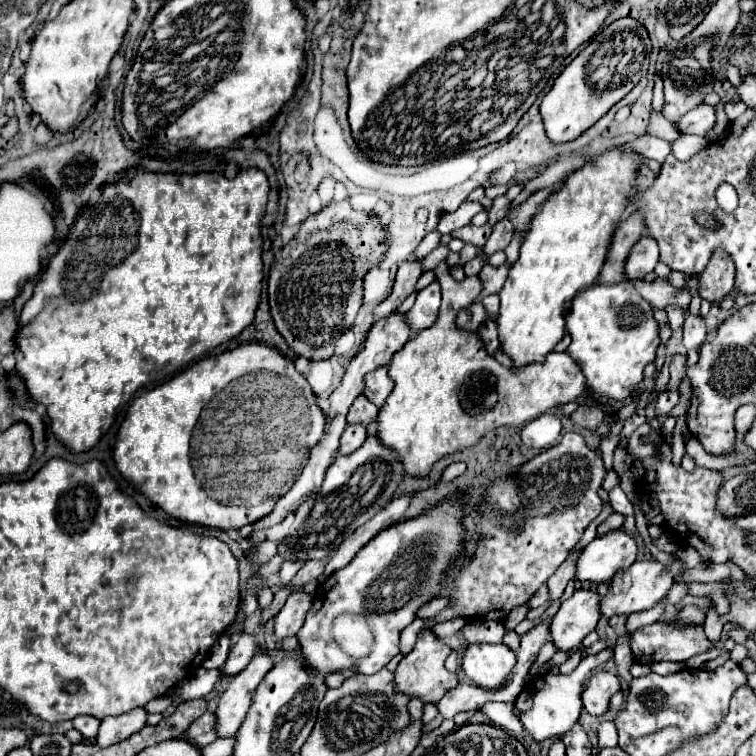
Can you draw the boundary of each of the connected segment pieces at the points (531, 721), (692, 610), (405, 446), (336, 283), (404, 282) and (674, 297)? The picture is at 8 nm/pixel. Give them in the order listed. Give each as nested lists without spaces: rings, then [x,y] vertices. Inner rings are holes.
[[[602,650],[598,654],[586,656],[580,660],[578,668],[564,676],[564,674],[540,674],[534,680],[530,680],[522,692],[518,694],[516,702],[514,702],[514,714],[518,716],[518,720],[524,724],[524,728],[528,730],[528,734],[536,740],[542,742],[546,738],[560,738],[564,736],[576,722],[578,722],[578,714],[582,712],[582,700],[580,700],[580,692],[584,688],[584,682],[588,678],[588,674],[600,666],[604,666],[608,660],[612,658],[610,650]]]
[[[688,604],[684,606],[678,616],[674,620],[670,620],[670,624],[676,624],[676,626],[684,626],[684,624],[702,624],[704,622],[704,612],[694,606],[694,604]]]
[[[438,264],[434,268],[434,274],[436,280],[440,280],[442,288],[442,306],[436,326],[418,332],[416,338],[408,340],[408,344],[404,344],[404,348],[396,352],[388,366],[388,376],[394,380],[394,390],[390,392],[376,416],[378,440],[400,456],[404,474],[416,478],[428,476],[432,466],[440,458],[476,446],[486,432],[498,426],[522,426],[524,422],[538,418],[550,408],[574,402],[586,388],[586,378],[580,366],[566,352],[550,352],[544,364],[530,364],[522,368],[522,372],[500,366],[492,356],[488,356],[488,352],[480,344],[480,338],[474,332],[460,332],[456,324],[452,324],[452,320],[456,320],[456,314],[468,304],[472,304],[480,294],[480,278],[470,276],[462,282],[456,282],[450,272],[446,272],[444,264]]]
[[[334,202],[330,206],[326,206],[322,212],[314,214],[308,218],[306,222],[308,226],[300,226],[300,232],[282,248],[280,256],[276,258],[276,262],[272,264],[270,268],[270,274],[268,274],[268,302],[270,302],[270,314],[272,314],[272,320],[274,320],[274,326],[276,330],[282,334],[282,338],[286,340],[286,344],[298,354],[298,356],[304,356],[308,360],[324,360],[324,358],[330,358],[334,354],[334,344],[336,340],[346,332],[346,328],[350,328],[354,324],[354,318],[358,314],[358,308],[362,304],[362,278],[364,274],[374,266],[378,264],[382,258],[384,258],[384,252],[388,248],[386,244],[386,232],[380,230],[376,226],[376,220],[364,212],[354,212],[352,206],[348,202]]]
[[[408,260],[408,262],[400,264],[400,268],[396,272],[394,288],[392,288],[390,296],[374,308],[374,318],[384,320],[390,314],[394,314],[396,308],[414,292],[414,286],[416,286],[420,274],[422,274],[422,264],[418,260]]]
[[[658,278],[656,282],[652,282],[652,284],[648,284],[648,282],[644,282],[644,280],[640,280],[640,282],[636,282],[634,284],[636,286],[636,290],[644,296],[644,300],[646,302],[650,302],[652,306],[666,306],[666,304],[690,304],[690,300],[692,300],[692,296],[690,296],[690,292],[678,292],[676,288],[672,288],[666,280],[662,280],[662,278]]]

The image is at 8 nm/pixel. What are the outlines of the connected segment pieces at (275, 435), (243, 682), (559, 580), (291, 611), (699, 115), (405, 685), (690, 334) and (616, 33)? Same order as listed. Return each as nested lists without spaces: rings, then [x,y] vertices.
[[[242,344],[234,348],[232,352],[222,352],[218,356],[204,358],[196,362],[194,366],[186,368],[178,376],[170,378],[168,382],[140,394],[132,406],[126,412],[126,418],[118,430],[116,446],[114,446],[114,464],[124,480],[128,480],[136,490],[140,490],[154,506],[162,508],[168,516],[190,524],[190,526],[202,526],[202,528],[218,528],[218,530],[230,530],[230,528],[242,528],[246,524],[254,524],[256,520],[270,514],[276,506],[276,502],[292,488],[292,484],[302,474],[310,450],[318,444],[322,438],[326,426],[326,414],[316,406],[316,396],[310,390],[308,382],[300,372],[296,372],[294,362],[288,358],[282,358],[282,354],[270,346],[264,344]]]
[[[262,652],[262,654],[256,654],[252,662],[230,680],[214,712],[216,732],[220,738],[228,738],[236,734],[236,728],[240,728],[250,708],[252,692],[258,688],[260,680],[266,676],[270,668],[272,668],[272,658]]]
[[[574,552],[572,556],[568,556],[566,562],[562,562],[560,568],[550,576],[550,580],[548,580],[548,602],[558,600],[558,598],[562,596],[566,584],[574,578],[574,576],[572,576],[572,564],[576,564],[576,556],[578,556],[578,554],[580,554],[580,552]]]
[[[302,590],[290,594],[288,600],[286,600],[286,604],[278,612],[278,616],[274,618],[274,634],[280,640],[296,636],[298,630],[302,628],[304,620],[306,620],[310,604],[312,604],[312,596],[304,594]]]
[[[700,104],[692,112],[684,114],[678,122],[674,122],[674,126],[676,126],[676,130],[680,134],[698,134],[698,136],[704,136],[714,126],[714,120],[716,120],[714,106]]]
[[[430,630],[420,632],[414,650],[400,660],[394,672],[396,692],[406,694],[410,698],[420,698],[424,704],[430,704],[430,702],[438,704],[440,698],[458,684],[458,676],[452,672],[446,672],[444,660],[446,660],[446,644],[440,638],[436,638]]]
[[[686,316],[684,322],[684,346],[686,350],[702,346],[706,340],[706,324],[700,316]]]
[[[620,18],[602,28],[592,42],[562,70],[540,104],[546,136],[554,144],[570,142],[594,126],[646,74],[652,44],[646,28],[634,18]]]

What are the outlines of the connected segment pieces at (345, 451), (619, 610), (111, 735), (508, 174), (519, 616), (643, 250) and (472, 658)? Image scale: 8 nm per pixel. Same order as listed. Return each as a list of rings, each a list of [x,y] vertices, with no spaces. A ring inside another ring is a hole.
[[[358,424],[358,426],[346,426],[344,434],[340,436],[340,448],[338,448],[338,454],[340,456],[348,456],[352,454],[354,450],[358,450],[366,440],[366,426],[364,424]]]
[[[656,560],[634,562],[630,568],[618,570],[610,580],[610,590],[604,594],[604,602],[600,598],[600,614],[610,618],[610,616],[616,616],[616,614],[626,614],[628,616],[632,612],[650,610],[652,606],[656,606],[660,600],[666,598],[670,586],[674,586],[674,578],[682,572],[684,572],[684,568],[678,560],[674,560],[670,570],[664,570],[660,566],[660,562],[656,562]]]
[[[134,708],[132,712],[102,720],[98,736],[96,736],[96,744],[100,744],[100,748],[108,748],[108,746],[132,736],[142,726],[146,726],[146,718],[148,718],[148,714],[144,708]]]
[[[509,162],[503,168],[495,171],[492,176],[490,176],[490,182],[493,186],[506,184],[513,178],[516,172],[516,164],[513,162]]]
[[[528,606],[514,608],[514,610],[508,614],[508,618],[504,620],[504,628],[506,628],[506,630],[514,630],[514,626],[520,624],[520,622],[526,618],[526,614],[528,614]]]
[[[642,236],[630,250],[626,264],[624,264],[624,276],[628,280],[640,280],[646,274],[654,270],[658,264],[658,244],[650,236]]]
[[[468,644],[462,656],[466,676],[484,688],[500,686],[514,664],[516,656],[504,644]]]

